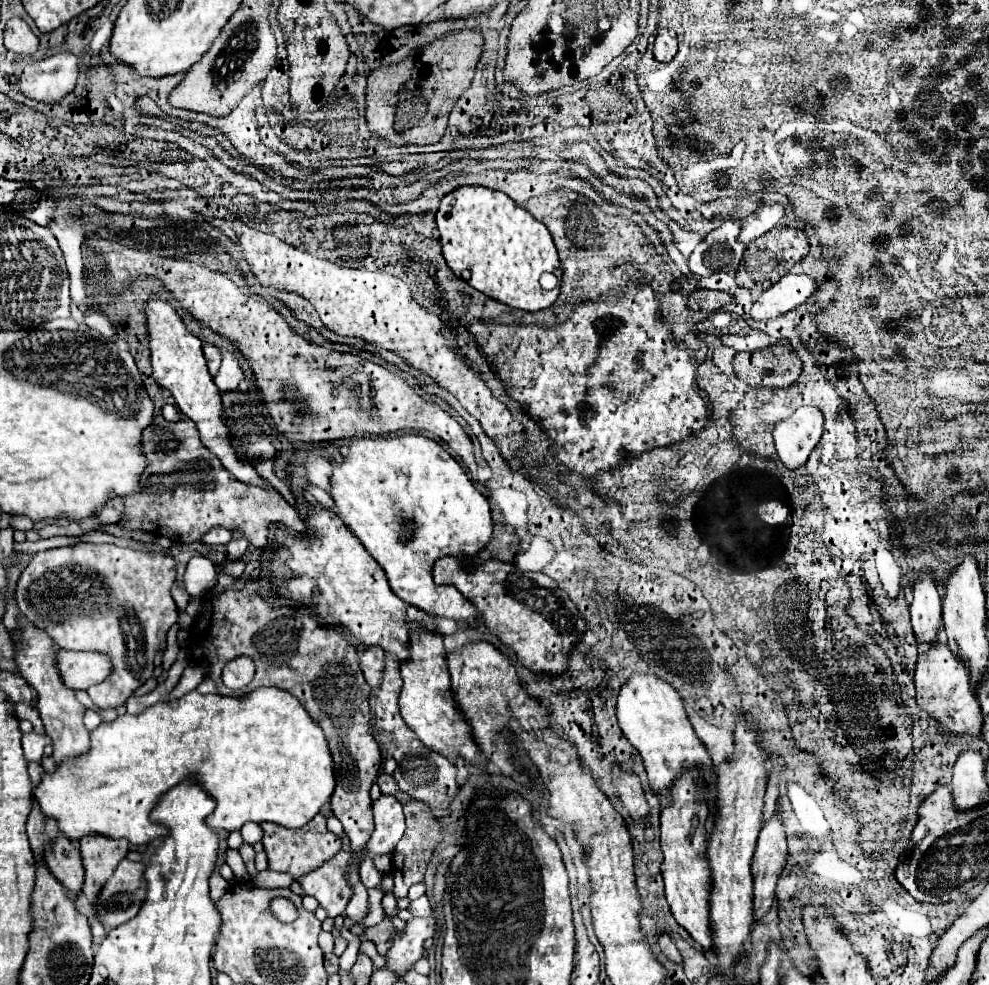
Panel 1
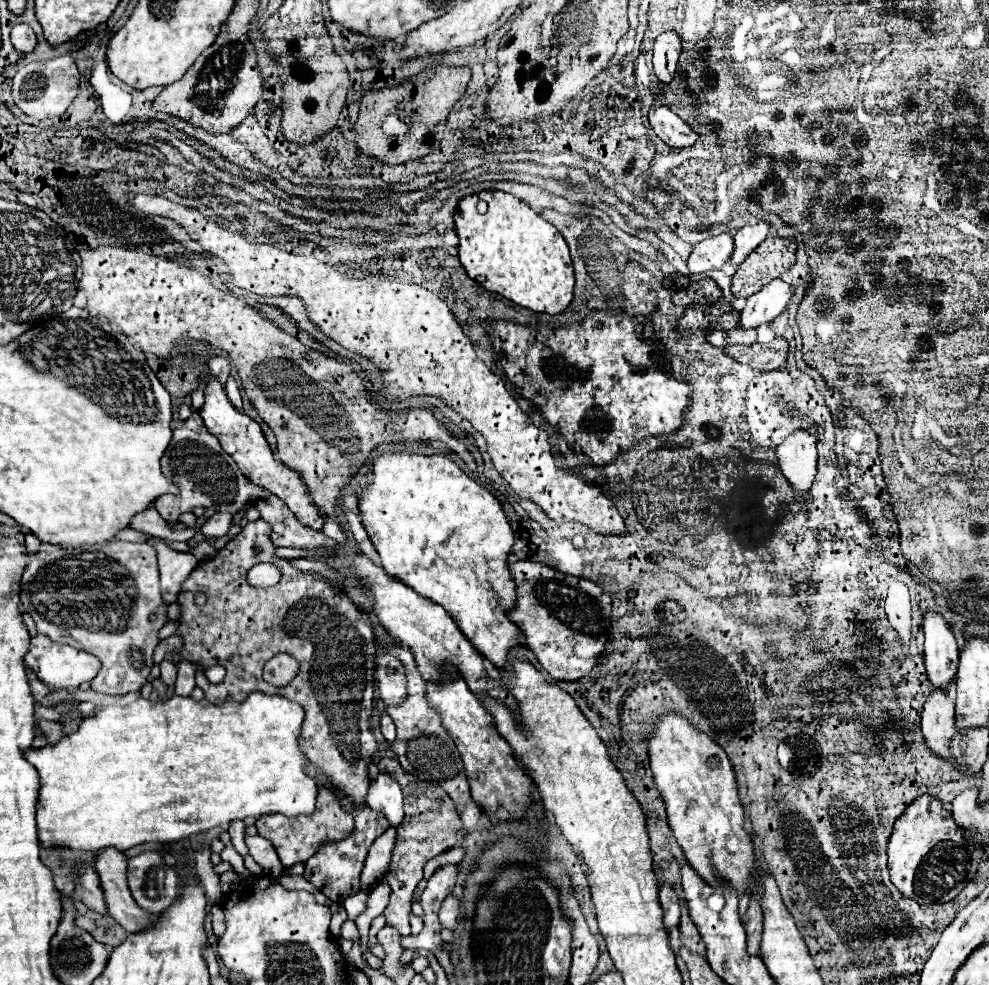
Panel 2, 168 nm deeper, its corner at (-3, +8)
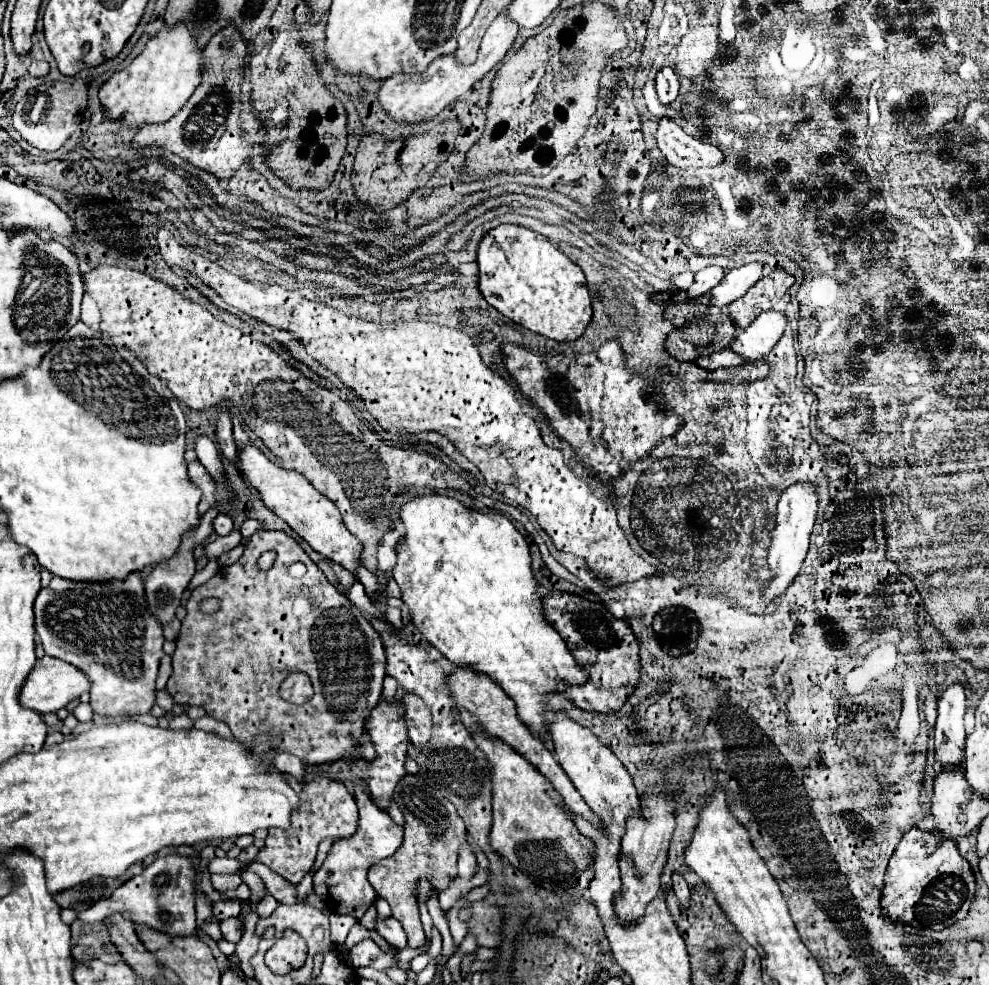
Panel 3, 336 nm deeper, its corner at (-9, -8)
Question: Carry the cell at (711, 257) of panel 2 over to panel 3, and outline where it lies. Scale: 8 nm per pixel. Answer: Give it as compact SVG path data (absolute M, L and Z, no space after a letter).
M708 266L708 268L700 270L694 276L694 284L688 288L688 296L698 298L698 296L710 292L716 284L720 284L722 278L724 278L724 270L720 266Z

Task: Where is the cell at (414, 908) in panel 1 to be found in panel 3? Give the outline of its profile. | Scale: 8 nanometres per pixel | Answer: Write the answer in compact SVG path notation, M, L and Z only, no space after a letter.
M464 842L460 846L460 858L458 858L458 878L450 884L448 890L440 892L440 906L442 910L450 910L458 898L466 896L472 888L476 886L482 886L488 882L488 876L490 876L490 870L486 868L480 868L478 862L476 862L476 854L470 846L470 842Z

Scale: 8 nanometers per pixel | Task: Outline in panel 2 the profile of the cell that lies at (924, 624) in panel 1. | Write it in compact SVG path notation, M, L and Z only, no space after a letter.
M928 610L928 612L924 612L922 632L926 636L926 640L924 640L924 662L926 662L928 678L934 686L946 686L946 684L950 684L950 680L954 678L956 668L958 668L958 642L952 634L952 628L948 626L946 618L940 612Z

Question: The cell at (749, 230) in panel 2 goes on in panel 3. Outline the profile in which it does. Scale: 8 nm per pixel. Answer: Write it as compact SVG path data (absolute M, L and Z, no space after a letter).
M758 262L730 270L722 278L722 282L716 288L712 288L708 306L714 306L714 308L728 306L730 302L742 298L760 278L762 278L762 264Z

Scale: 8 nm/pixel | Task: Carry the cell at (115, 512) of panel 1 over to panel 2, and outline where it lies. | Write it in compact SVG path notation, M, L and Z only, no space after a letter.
M154 506L138 512L138 516L134 514L132 520L130 520L130 528L138 530L138 532L152 534L152 536L158 536L158 538L164 538L164 540L178 540L178 542L188 542L200 530L202 524L204 524L204 518L198 518L196 528L188 528L184 524L170 526L160 518L160 514L156 512Z

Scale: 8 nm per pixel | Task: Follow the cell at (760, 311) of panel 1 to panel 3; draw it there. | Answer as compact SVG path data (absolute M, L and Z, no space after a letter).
M776 310L762 312L744 332L740 330L738 336L730 342L730 348L740 354L746 362L756 362L772 352L776 342L780 340L786 328L786 316Z

